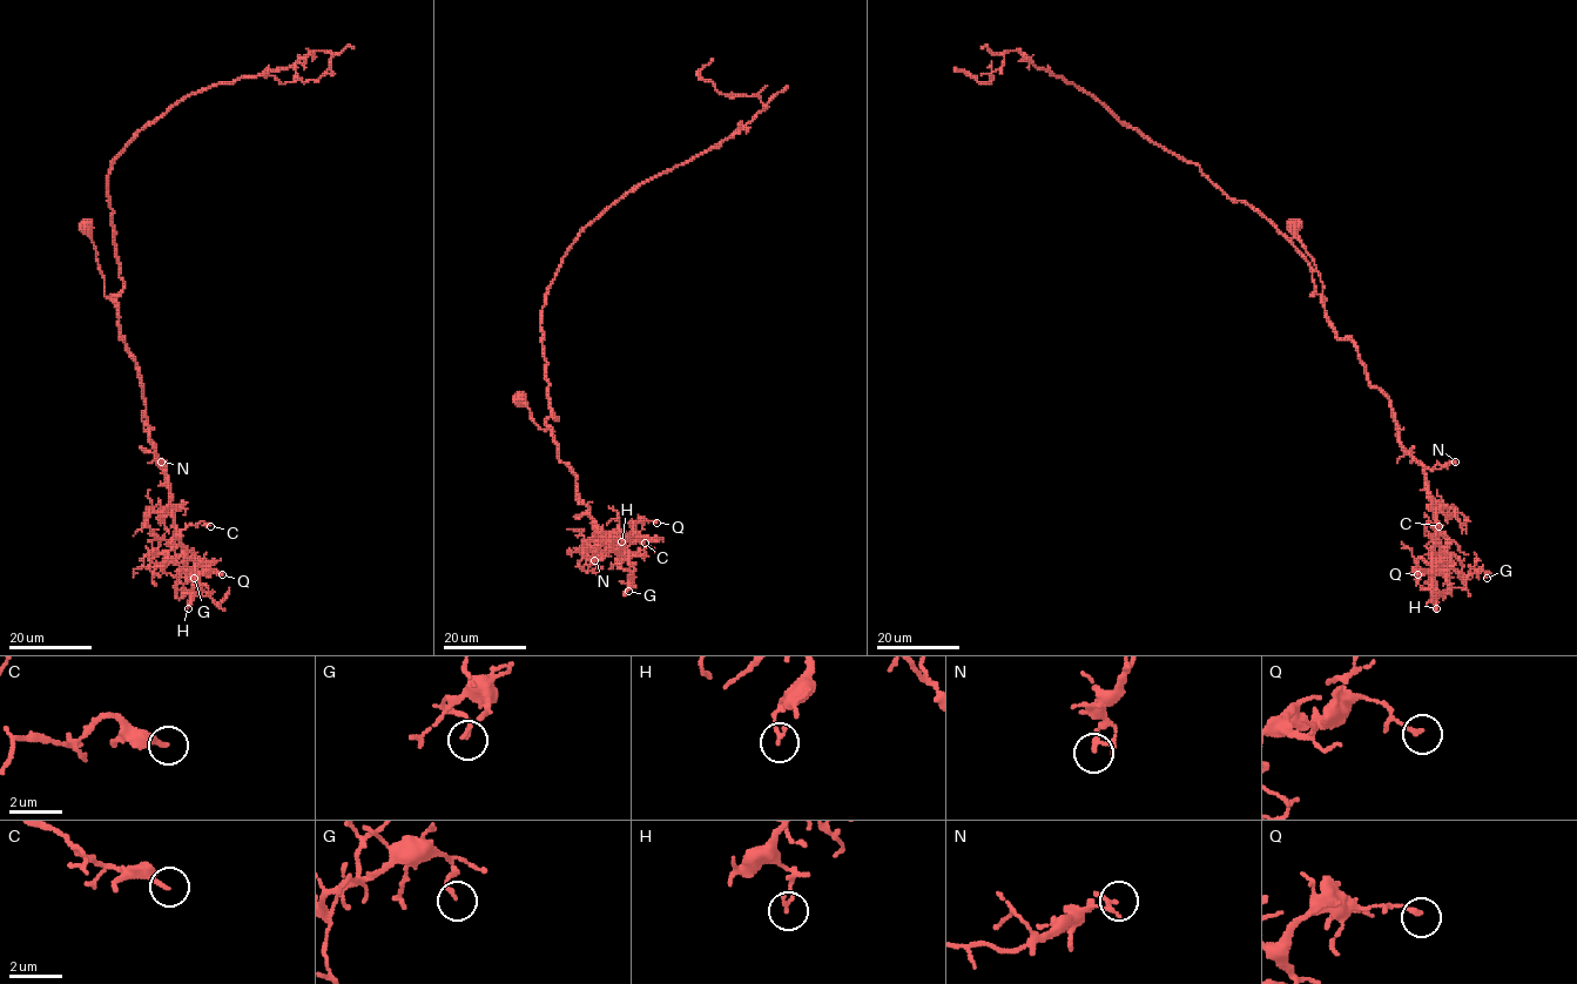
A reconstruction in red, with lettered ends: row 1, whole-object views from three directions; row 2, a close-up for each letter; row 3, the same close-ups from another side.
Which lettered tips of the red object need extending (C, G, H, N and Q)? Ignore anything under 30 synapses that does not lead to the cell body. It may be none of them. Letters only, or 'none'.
none

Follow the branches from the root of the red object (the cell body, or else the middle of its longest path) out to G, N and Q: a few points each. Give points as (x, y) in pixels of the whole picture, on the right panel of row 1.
G: (1295, 227), (1328, 324), (1356, 348), (1399, 444), (1423, 466), (1433, 568), (1487, 578)
N: (1295, 227), (1321, 278), (1328, 324), (1353, 343), (1366, 378), (1388, 399), (1399, 444), (1429, 469), (1455, 462)
Q: (1295, 227), (1328, 324), (1356, 348), (1399, 444), (1423, 466), (1435, 539), (1433, 574), (1417, 574)

